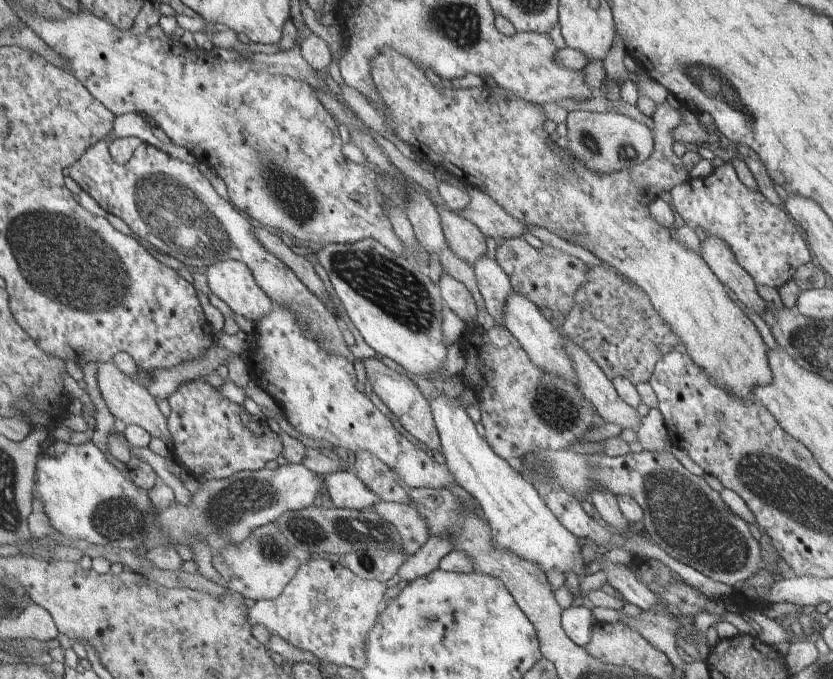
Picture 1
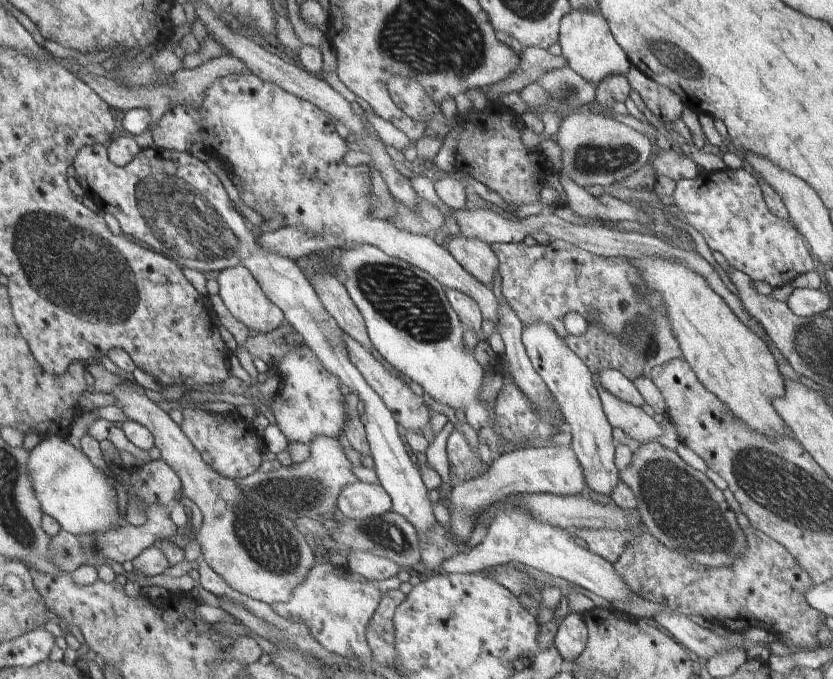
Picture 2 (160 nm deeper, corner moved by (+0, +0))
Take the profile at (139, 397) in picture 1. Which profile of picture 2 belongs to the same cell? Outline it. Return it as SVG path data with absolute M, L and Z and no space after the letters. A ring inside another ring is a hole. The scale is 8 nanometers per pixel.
M132 383L116 385L112 391L118 399L116 406L122 408L130 420L143 424L153 434L155 447L161 454L161 459L179 472L182 481L180 496L190 498L203 514L201 528L195 538L201 546L202 558L210 568L219 574L224 585L232 587L236 592L246 595L250 600L256 599L269 605L290 602L295 588L304 582L314 564L314 554L310 545L306 544L304 535L297 528L295 521L274 513L266 508L258 509L245 504L245 494L233 478L220 474L202 458L195 445L187 437L181 426L172 421L167 412L156 406L143 392L134 392Z

